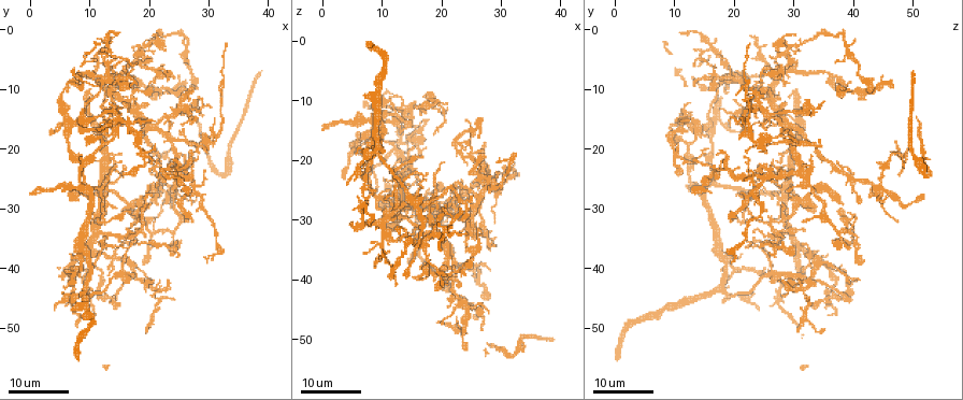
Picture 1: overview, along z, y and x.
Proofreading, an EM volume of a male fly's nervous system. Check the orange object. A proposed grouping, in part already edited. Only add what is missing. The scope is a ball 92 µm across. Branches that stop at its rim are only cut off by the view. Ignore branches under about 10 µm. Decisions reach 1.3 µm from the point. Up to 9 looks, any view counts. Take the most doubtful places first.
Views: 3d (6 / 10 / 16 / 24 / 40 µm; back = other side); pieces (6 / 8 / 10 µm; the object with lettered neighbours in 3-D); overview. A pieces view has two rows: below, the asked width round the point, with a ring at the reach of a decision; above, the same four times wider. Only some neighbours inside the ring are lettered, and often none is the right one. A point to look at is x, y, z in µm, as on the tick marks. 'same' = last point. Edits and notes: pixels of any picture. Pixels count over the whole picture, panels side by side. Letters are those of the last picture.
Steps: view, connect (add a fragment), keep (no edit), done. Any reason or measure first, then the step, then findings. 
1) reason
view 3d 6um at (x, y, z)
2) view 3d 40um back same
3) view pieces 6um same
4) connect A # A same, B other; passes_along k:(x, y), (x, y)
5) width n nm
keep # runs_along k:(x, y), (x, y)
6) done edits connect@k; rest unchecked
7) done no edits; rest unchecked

branch stops here
view 3d 16um at (12.5, 35.5, 23.0)

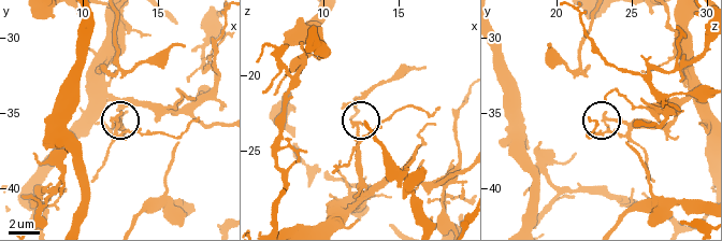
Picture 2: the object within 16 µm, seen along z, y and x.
closer look
view 3d 6um at (12.0, 35.4, 23.2)

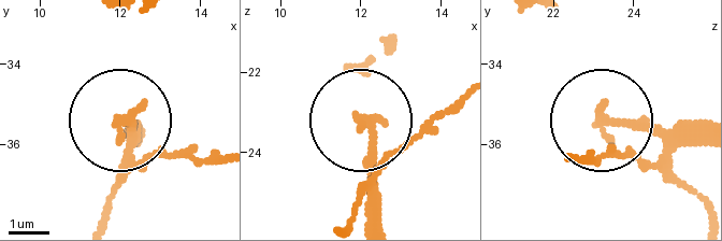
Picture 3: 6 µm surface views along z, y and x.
view pieces 10um at (12.00, 35.50, 23.20)

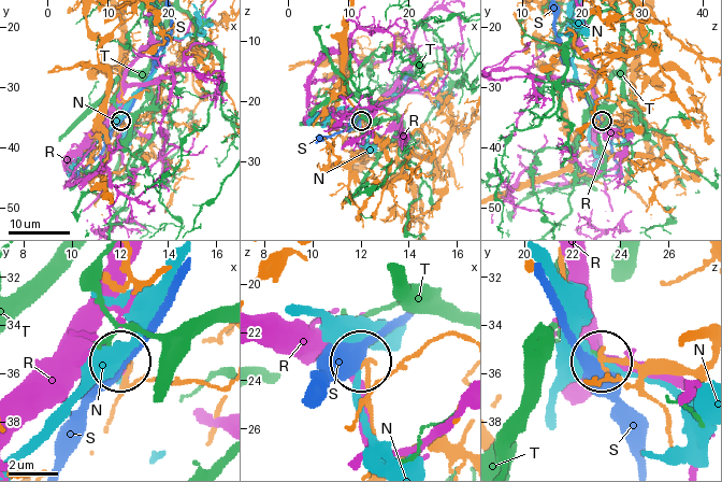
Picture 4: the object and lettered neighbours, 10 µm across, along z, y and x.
keep # N other, R other, S other, T other; no lettered fragment goes on from it

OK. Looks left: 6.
free end
view 3d 24um at (23.5, 42.5, 28.5)

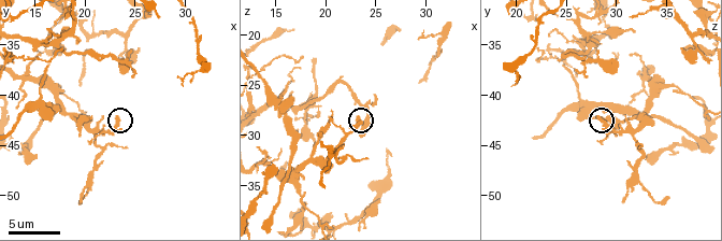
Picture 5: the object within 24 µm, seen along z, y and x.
view pieces 6um at (23.0, 42.2, 28.2)

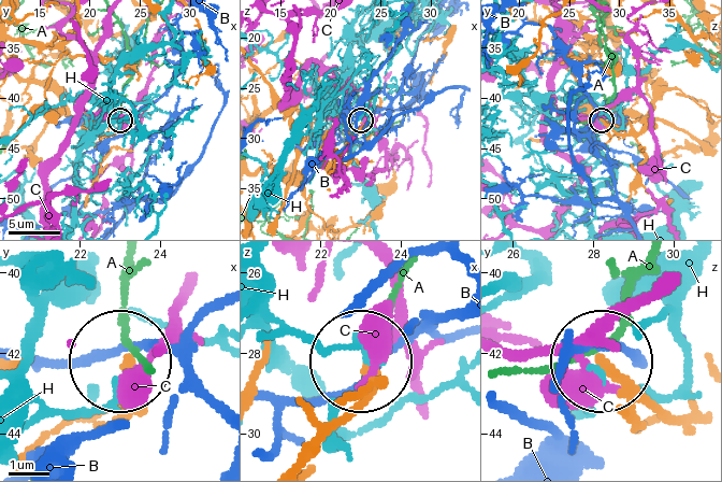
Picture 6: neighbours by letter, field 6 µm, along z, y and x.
keep # A other, B other, C other, H other; runs_along 6:(687, 414), (656, 411), (608, 366); none of them fits

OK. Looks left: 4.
free end
view 3d 16um at (19.5, 12.5, 28.0)

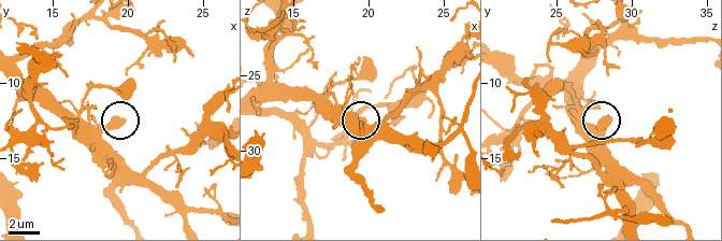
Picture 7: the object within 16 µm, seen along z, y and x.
view pieces 10um at (19.8, 12.6, 28.0)

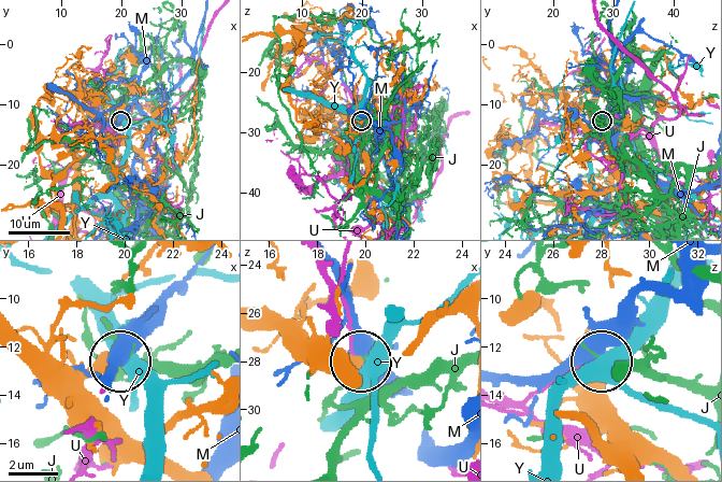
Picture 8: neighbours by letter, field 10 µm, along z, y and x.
width 500 nm
keep # J other, M other, U other, Y other; none of them fits

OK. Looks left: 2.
an open end
view 3d 24um at (19.0, 31.5, 26.0)

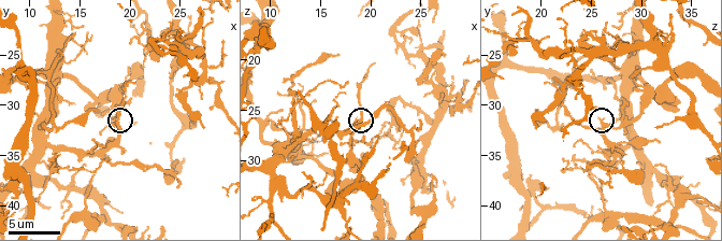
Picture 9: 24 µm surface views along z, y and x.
view pieces 6um at (18.2, 31.6, 26.0)

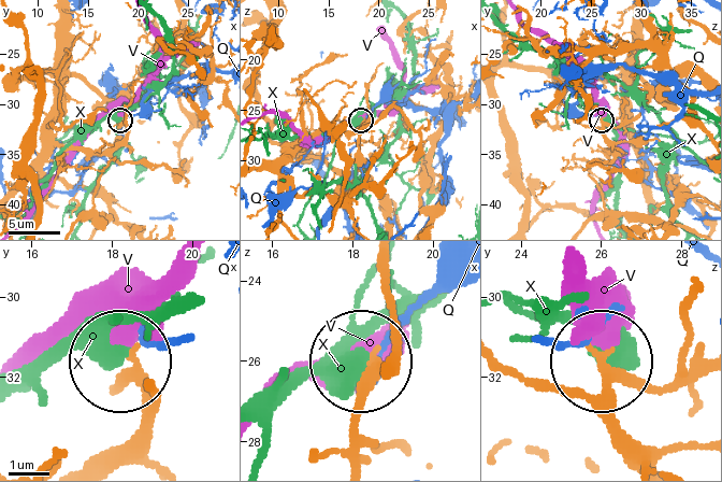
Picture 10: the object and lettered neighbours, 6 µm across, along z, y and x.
keep # Q other, V other, X other; runs_along 10:(109, 459), (140, 419), (132, 359); none of them fits

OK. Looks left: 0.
done no edits; rest unchecked

